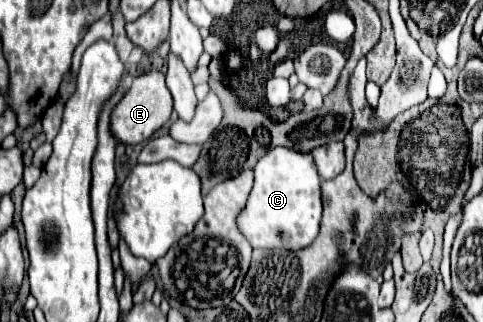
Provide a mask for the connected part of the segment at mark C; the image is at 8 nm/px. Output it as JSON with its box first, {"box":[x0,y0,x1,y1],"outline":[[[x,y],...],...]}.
{"box":[237,148,321,250],"outline":[[[273,148],[265,154],[255,166],[255,184],[249,194],[245,208],[237,216],[239,232],[249,240],[253,248],[287,248],[299,250],[311,244],[319,234],[319,220],[321,220],[321,192],[319,192],[319,174],[315,172],[315,164],[311,154],[291,152],[291,148]]]}

